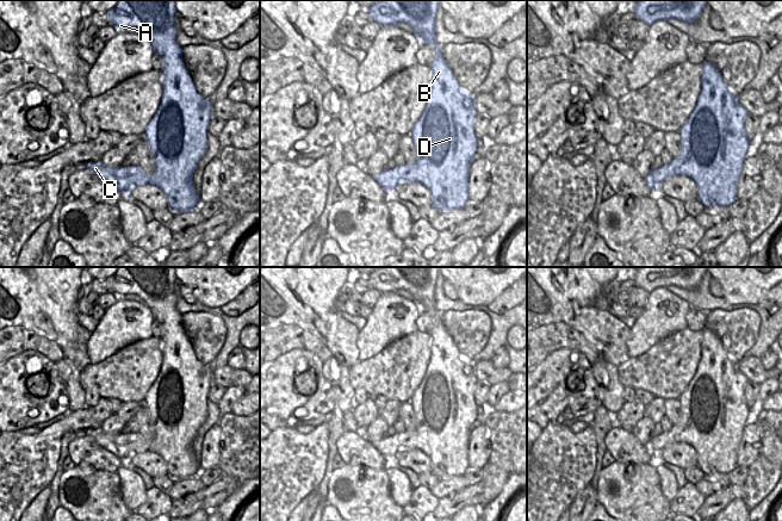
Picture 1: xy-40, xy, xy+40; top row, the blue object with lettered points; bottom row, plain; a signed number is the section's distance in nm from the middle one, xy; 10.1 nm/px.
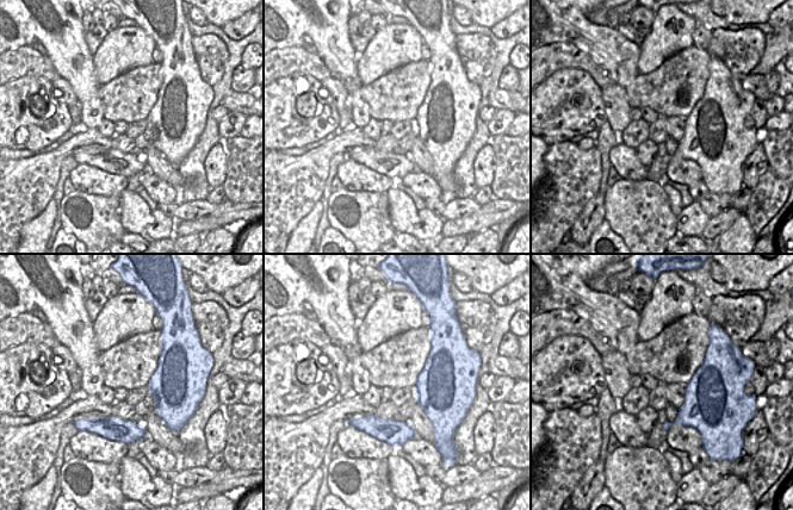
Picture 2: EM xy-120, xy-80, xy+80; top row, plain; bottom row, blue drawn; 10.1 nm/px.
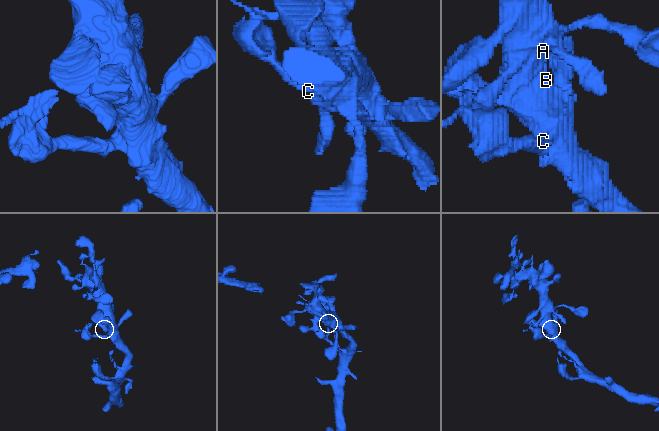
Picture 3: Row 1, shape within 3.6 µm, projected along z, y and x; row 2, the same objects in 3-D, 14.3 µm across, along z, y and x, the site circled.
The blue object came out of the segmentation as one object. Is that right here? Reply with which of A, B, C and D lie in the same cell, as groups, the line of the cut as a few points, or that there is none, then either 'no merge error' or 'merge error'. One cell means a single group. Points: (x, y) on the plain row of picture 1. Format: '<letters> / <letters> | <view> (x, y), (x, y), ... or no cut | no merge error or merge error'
A B D / C | xy-40 (126, 435), (130, 457) | merge error

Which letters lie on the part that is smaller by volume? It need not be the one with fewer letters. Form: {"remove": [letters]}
{"remove": ["C"]}

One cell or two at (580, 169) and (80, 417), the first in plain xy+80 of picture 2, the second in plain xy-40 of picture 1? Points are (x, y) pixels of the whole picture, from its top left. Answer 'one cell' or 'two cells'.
one cell

